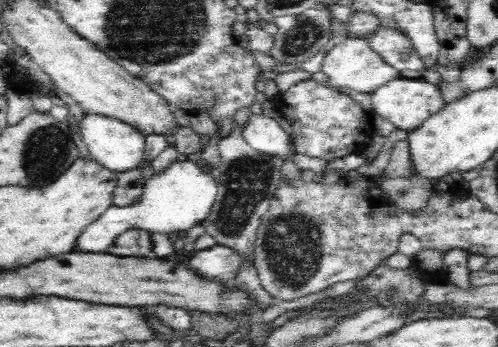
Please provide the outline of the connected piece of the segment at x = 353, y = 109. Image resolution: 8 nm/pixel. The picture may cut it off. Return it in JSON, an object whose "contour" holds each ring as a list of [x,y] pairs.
{"contour":[[[311,79],[298,81],[285,92],[278,93],[278,105],[276,107],[282,114],[282,118],[292,128],[296,152],[322,159],[324,162],[329,163],[334,159],[344,158],[347,154],[362,153],[368,136],[373,134],[368,113],[361,109],[350,95],[343,93],[338,88],[334,88],[334,86],[326,87]]]}

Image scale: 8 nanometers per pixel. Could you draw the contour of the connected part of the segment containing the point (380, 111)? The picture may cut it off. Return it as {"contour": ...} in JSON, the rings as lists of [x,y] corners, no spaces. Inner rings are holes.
{"contour":[[[398,76],[371,92],[374,112],[394,124],[396,129],[409,133],[416,130],[429,116],[436,114],[445,104],[442,102],[440,91],[436,85],[424,78],[409,79]]]}

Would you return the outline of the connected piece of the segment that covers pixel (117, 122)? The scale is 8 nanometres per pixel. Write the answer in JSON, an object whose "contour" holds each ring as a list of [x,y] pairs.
{"contour":[[[84,113],[80,132],[93,159],[114,172],[121,173],[144,163],[145,136],[139,128],[123,120],[100,113]]]}

